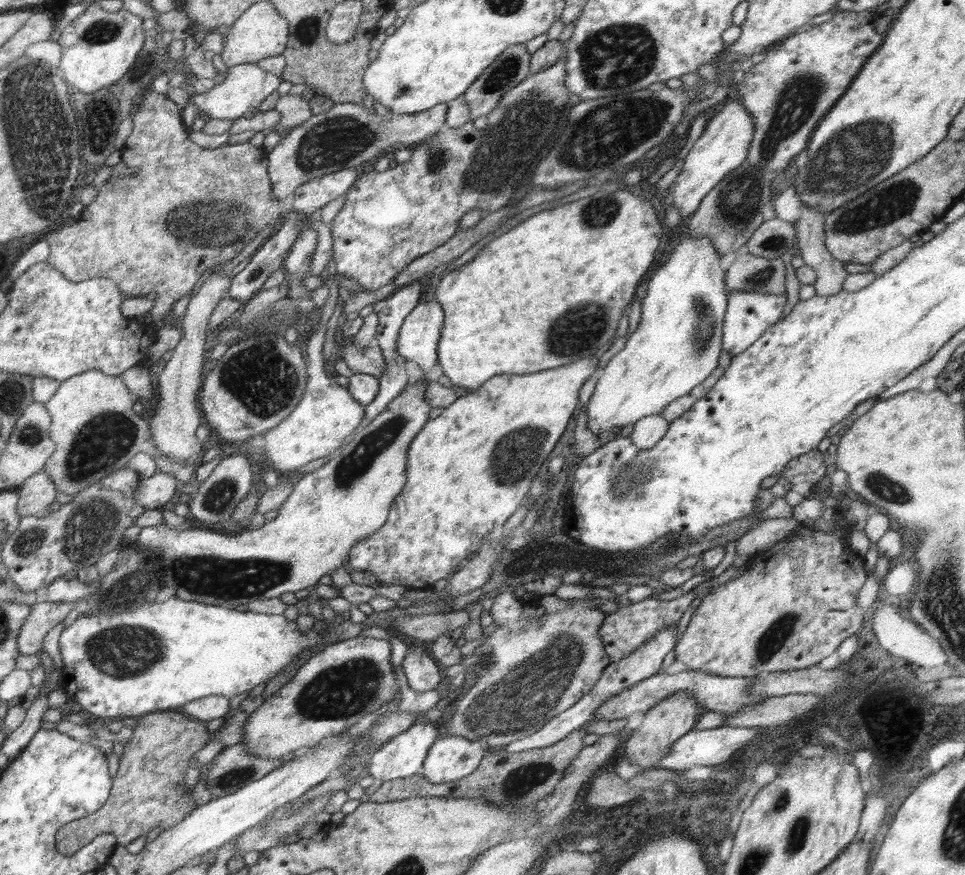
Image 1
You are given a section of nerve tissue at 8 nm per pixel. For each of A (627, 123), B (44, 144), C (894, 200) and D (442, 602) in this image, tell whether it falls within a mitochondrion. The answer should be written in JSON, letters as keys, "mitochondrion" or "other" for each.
{"A":"mitochondrion","B":"mitochondrion","C":"mitochondrion","D":"other"}

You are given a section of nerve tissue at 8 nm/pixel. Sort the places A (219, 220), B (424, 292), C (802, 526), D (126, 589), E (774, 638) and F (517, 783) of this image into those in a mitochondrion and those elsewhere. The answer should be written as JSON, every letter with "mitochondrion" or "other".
{"A":"mitochondrion","B":"other","C":"other","D":"mitochondrion","E":"mitochondrion","F":"mitochondrion"}

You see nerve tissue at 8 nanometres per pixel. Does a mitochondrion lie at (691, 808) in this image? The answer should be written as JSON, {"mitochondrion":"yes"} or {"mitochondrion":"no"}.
{"mitochondrion":"no"}

